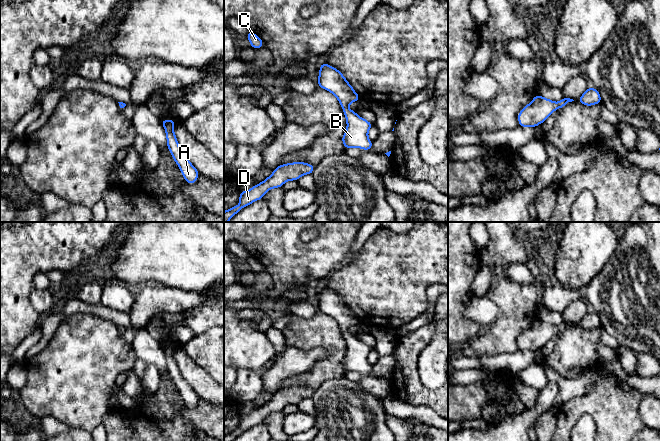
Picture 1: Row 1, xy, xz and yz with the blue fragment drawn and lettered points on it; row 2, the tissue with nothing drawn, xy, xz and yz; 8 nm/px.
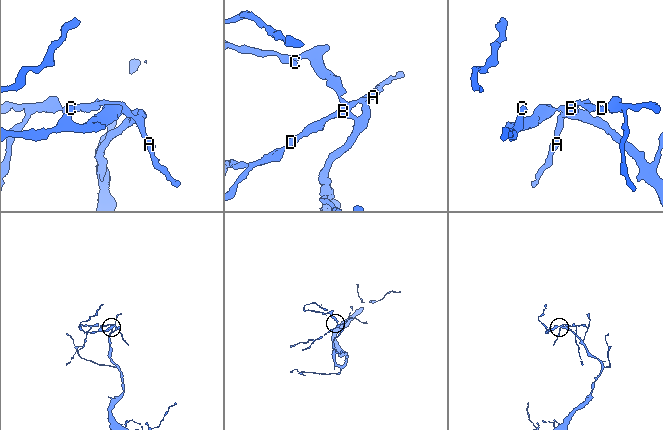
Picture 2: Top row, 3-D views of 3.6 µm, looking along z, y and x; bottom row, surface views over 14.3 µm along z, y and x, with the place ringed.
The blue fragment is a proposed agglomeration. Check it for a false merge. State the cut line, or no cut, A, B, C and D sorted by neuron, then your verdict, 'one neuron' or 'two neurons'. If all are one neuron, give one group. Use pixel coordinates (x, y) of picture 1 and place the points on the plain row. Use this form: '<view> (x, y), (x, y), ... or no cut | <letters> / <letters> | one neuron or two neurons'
no cut | A B C D | one neuron

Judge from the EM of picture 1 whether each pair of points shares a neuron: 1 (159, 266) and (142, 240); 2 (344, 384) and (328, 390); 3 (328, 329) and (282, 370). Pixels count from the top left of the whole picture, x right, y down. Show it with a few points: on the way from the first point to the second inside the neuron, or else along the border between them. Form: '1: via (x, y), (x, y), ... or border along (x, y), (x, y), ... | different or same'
1: via (159, 260), (159, 257), (148, 246) | same
2: via (340, 384), (332, 387) | same
3: border along (284, 336), (288, 345), (322, 348), (326, 354) | different

